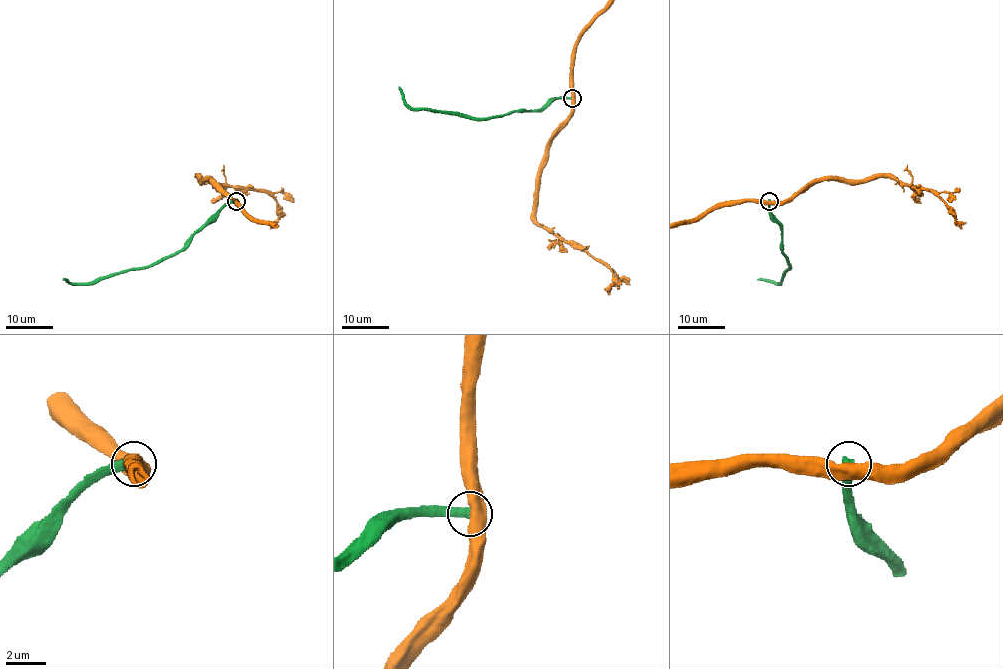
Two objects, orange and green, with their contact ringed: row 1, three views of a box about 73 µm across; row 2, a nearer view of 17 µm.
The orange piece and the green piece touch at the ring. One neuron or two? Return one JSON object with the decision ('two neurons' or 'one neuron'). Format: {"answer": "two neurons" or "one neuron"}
{"answer": "two neurons"}

